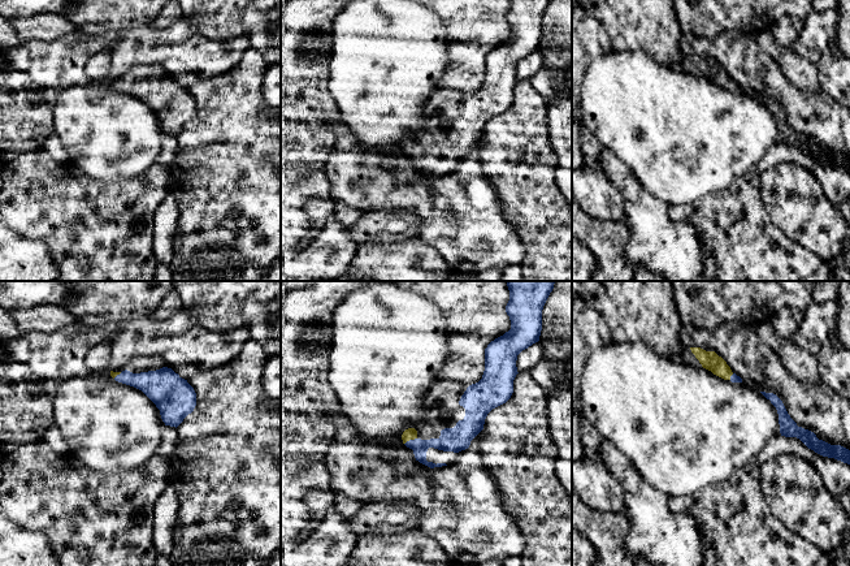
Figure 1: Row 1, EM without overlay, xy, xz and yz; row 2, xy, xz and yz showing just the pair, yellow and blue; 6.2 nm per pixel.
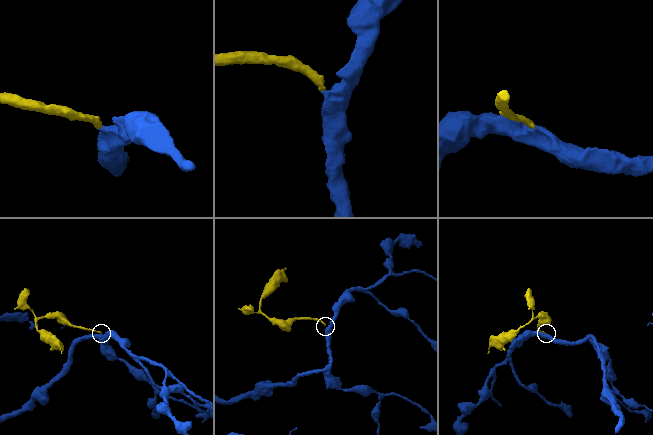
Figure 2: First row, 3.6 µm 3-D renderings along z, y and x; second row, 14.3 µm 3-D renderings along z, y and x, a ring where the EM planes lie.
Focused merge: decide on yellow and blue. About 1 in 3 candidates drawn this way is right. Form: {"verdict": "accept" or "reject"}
{"verdict": "accept"}

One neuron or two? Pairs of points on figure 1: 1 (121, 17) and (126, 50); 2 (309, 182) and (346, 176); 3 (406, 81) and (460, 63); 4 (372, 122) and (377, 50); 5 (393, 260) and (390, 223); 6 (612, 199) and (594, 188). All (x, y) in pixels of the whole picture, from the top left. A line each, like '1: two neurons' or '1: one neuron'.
1: two neurons
2: two neurons
3: two neurons
4: one neuron
5: two neurons
6: one neuron

